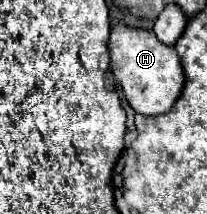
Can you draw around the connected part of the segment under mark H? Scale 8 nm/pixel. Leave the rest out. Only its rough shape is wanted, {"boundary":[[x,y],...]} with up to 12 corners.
{"boundary":[[116,24],[110,72],[138,114],[168,112],[184,90],[174,46]]}

